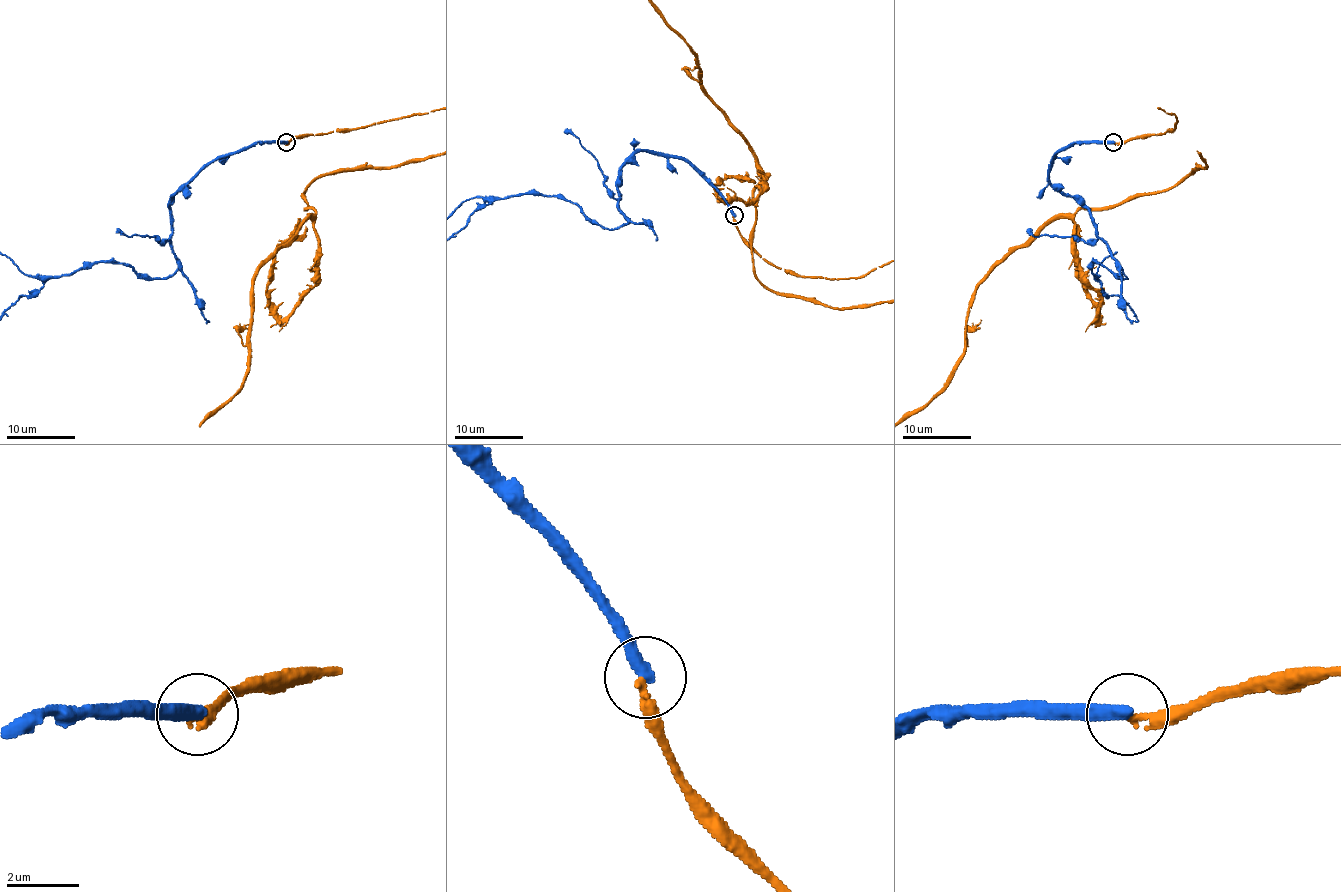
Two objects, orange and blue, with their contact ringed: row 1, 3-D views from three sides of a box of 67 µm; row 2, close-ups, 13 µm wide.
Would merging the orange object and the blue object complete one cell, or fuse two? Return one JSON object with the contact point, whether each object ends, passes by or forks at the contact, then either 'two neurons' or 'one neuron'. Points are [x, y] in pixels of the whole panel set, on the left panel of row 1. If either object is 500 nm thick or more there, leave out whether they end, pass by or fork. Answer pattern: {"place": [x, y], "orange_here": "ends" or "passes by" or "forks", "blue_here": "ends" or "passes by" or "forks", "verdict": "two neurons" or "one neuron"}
{"place": [286, 142], "orange_here": "ends", "blue_here": "ends", "verdict": "two neurons"}

